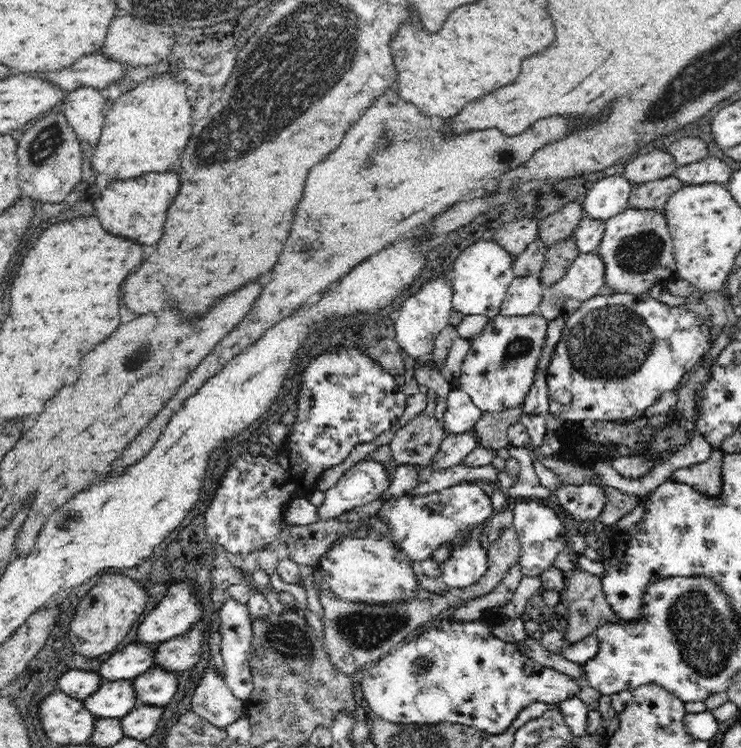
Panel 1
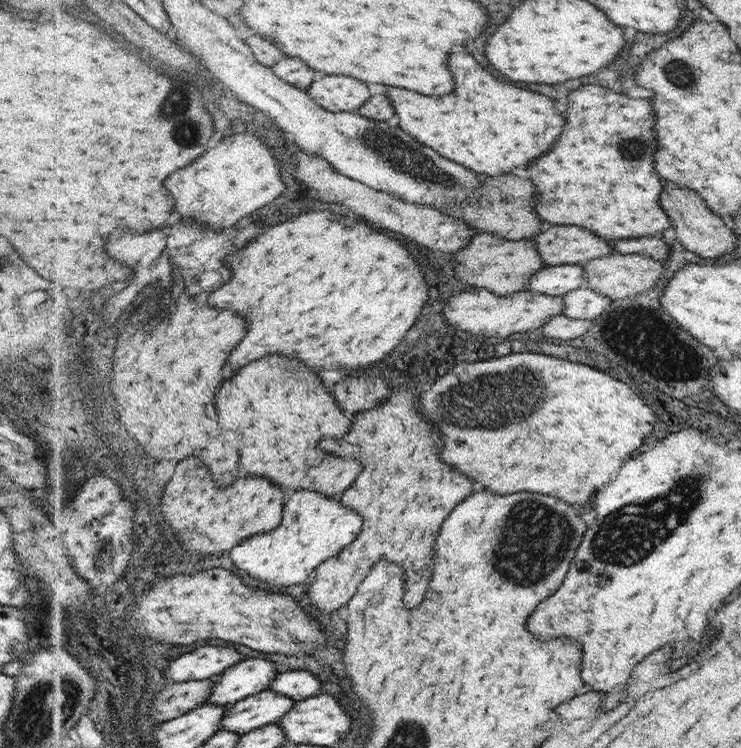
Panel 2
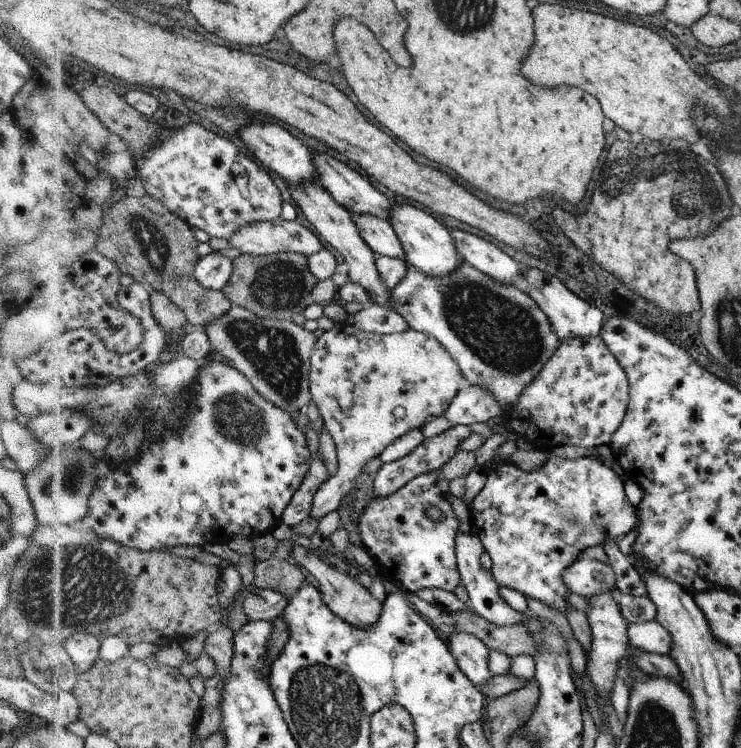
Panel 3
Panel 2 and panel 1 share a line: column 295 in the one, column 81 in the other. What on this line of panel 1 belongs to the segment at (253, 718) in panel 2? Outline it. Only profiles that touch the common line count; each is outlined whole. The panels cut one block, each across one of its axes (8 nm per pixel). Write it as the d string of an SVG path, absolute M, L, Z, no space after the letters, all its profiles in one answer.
M130 680L101 681L88 696L80 701L84 711L97 720L120 720L136 707L129 687Z

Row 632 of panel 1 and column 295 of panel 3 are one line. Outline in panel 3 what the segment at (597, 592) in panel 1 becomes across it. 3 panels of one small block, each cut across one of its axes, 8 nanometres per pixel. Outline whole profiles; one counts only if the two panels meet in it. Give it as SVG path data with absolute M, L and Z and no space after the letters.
M277 557L265 561L257 561L255 586L263 589L276 589L292 600L306 584L306 578L300 566L290 558Z

